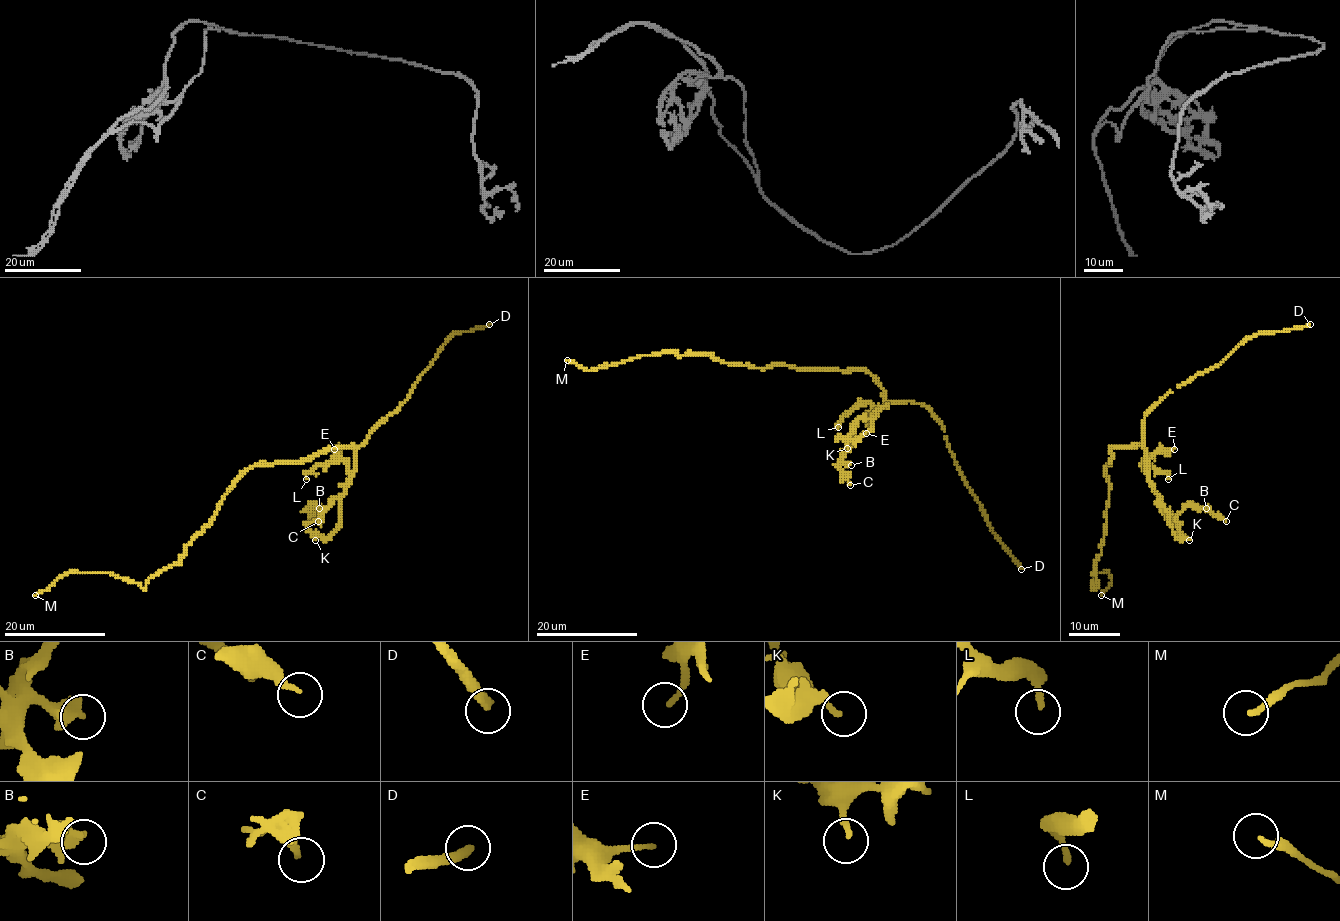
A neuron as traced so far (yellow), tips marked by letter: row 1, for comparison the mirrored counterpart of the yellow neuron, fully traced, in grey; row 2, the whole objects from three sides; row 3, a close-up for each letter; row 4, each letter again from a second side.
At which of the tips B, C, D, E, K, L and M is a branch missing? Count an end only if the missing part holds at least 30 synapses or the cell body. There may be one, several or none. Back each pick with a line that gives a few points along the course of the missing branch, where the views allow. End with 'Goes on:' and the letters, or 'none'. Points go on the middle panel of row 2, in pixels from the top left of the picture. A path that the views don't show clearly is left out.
Goes on: D

